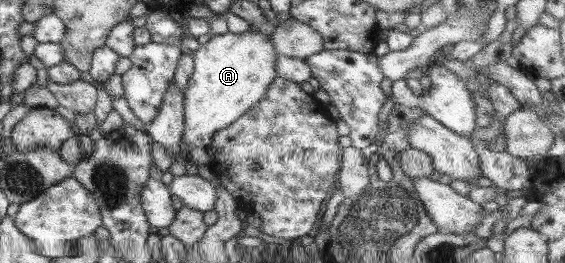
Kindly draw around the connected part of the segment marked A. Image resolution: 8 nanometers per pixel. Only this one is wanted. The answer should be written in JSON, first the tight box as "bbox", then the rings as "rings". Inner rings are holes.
{"bbox":[181,31,276,163],"rings":[[[268,31],[240,34],[226,32],[212,35],[192,53],[193,73],[183,91],[183,130],[181,141],[188,151],[189,159],[196,163],[211,161],[212,136],[228,127],[266,93],[272,79],[276,78],[274,61],[276,49],[272,47]]]}

